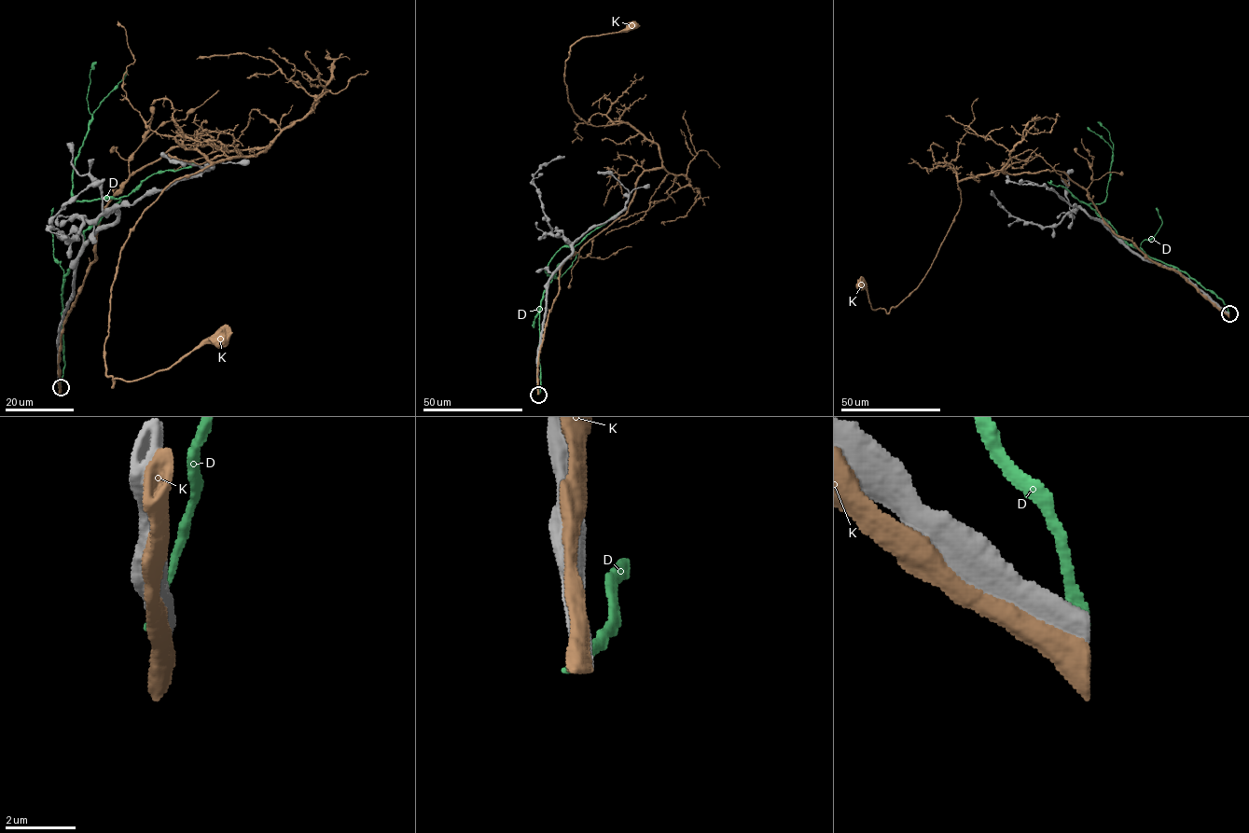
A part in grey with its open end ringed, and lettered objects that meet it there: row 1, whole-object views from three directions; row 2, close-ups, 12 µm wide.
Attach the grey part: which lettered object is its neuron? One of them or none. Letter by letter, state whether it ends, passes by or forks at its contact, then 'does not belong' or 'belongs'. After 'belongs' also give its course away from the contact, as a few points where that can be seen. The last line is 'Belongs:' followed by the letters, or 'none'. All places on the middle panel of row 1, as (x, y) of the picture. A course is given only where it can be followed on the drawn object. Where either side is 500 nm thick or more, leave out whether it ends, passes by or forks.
D: does not belong
K: does not belong
Belongs: none

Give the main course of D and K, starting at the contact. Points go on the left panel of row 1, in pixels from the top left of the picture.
D: (60, 385), (64, 277), (84, 232), (119, 200), (76, 201), (72, 173), (88, 122), (127, 70)
K: (59, 385), (112, 196), (175, 147), (270, 144), (143, 213), (105, 372), (145, 378), (218, 338)

